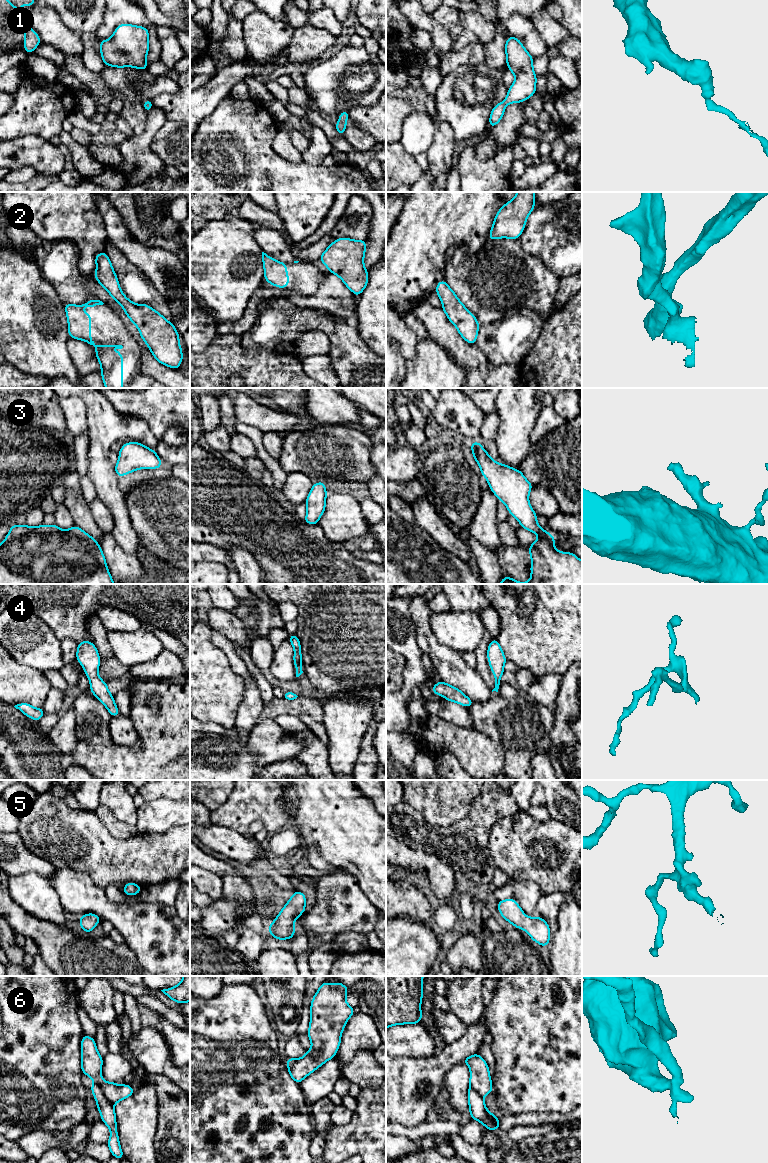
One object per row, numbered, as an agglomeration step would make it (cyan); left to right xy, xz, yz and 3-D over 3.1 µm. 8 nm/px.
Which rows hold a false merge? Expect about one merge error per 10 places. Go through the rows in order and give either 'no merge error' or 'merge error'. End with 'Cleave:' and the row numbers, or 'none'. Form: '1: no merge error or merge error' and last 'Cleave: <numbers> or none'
1: no merge error
2: no merge error
3: no merge error
4: no merge error
5: no merge error
6: merge error
Cleave: 6

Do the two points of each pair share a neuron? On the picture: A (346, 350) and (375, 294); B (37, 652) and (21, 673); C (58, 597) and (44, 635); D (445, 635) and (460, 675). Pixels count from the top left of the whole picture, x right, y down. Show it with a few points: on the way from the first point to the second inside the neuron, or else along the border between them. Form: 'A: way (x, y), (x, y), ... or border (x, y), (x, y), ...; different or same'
A: border (355, 324), (359, 336), (370, 347); different
B: border (10, 654), (18, 662), (43, 672); different
C: border (37, 615), (60, 640); different
D: border (432, 631), (440, 643), (460, 653); different

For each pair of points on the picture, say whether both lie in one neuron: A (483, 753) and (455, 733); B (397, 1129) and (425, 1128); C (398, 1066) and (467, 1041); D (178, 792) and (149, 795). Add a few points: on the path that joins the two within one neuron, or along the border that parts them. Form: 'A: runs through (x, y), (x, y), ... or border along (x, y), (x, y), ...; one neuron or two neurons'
A: runs through (476, 752), (462, 740); one neuron
B: runs through (404, 1131), (418, 1131); one neuron
C: runs through (415, 1066), (436, 1066), (451, 1058); one neuron
D: runs through (171, 792), (156, 792); one neuron

